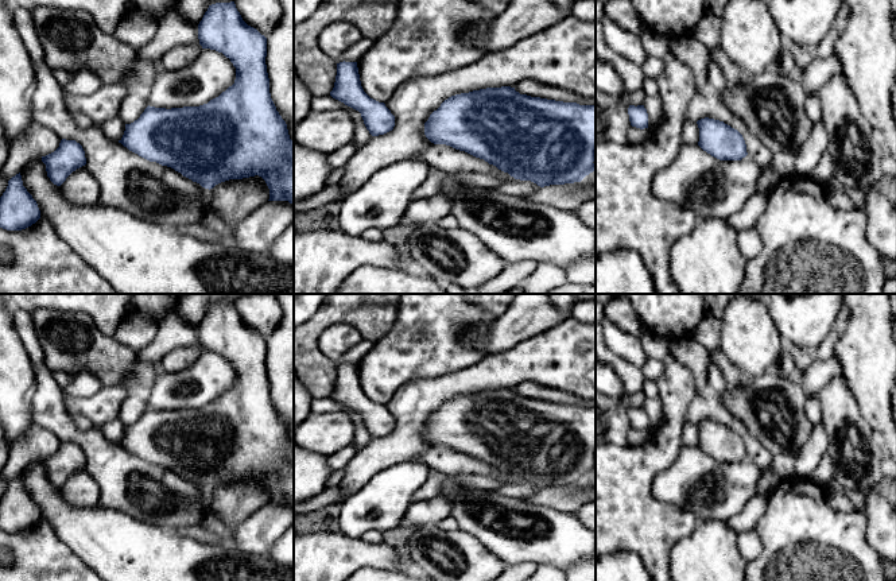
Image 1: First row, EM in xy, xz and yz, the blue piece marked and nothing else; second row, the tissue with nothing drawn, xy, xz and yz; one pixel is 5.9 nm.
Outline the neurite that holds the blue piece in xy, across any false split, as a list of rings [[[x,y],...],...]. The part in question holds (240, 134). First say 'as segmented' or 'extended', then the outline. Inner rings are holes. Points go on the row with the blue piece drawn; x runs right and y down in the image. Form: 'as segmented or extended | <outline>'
as segmented | [[[234,1],[209,5],[198,24],[202,49],[216,50],[230,59],[236,80],[218,97],[199,106],[147,106],[137,120],[125,124],[119,140],[139,156],[167,166],[205,189],[229,179],[259,175],[268,189],[268,201],[294,205],[294,142],[269,93],[267,73],[267,38],[248,26]]]

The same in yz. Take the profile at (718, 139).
as segmented | [[[701,119],[697,121],[699,128],[698,146],[719,160],[741,160],[748,155],[742,135],[714,119]]]

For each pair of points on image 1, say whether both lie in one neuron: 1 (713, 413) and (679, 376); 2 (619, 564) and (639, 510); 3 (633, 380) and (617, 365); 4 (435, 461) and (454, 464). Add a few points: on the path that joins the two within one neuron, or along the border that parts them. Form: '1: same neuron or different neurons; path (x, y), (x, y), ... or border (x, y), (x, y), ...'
1: different neurons; border (698, 394), (693, 399), (685, 421)
2: different neurons; border (609, 552), (632, 550), (644, 566)
3: same neuron; path (629, 376), (621, 368)
4: same neuron; path (439, 461), (450, 463)

